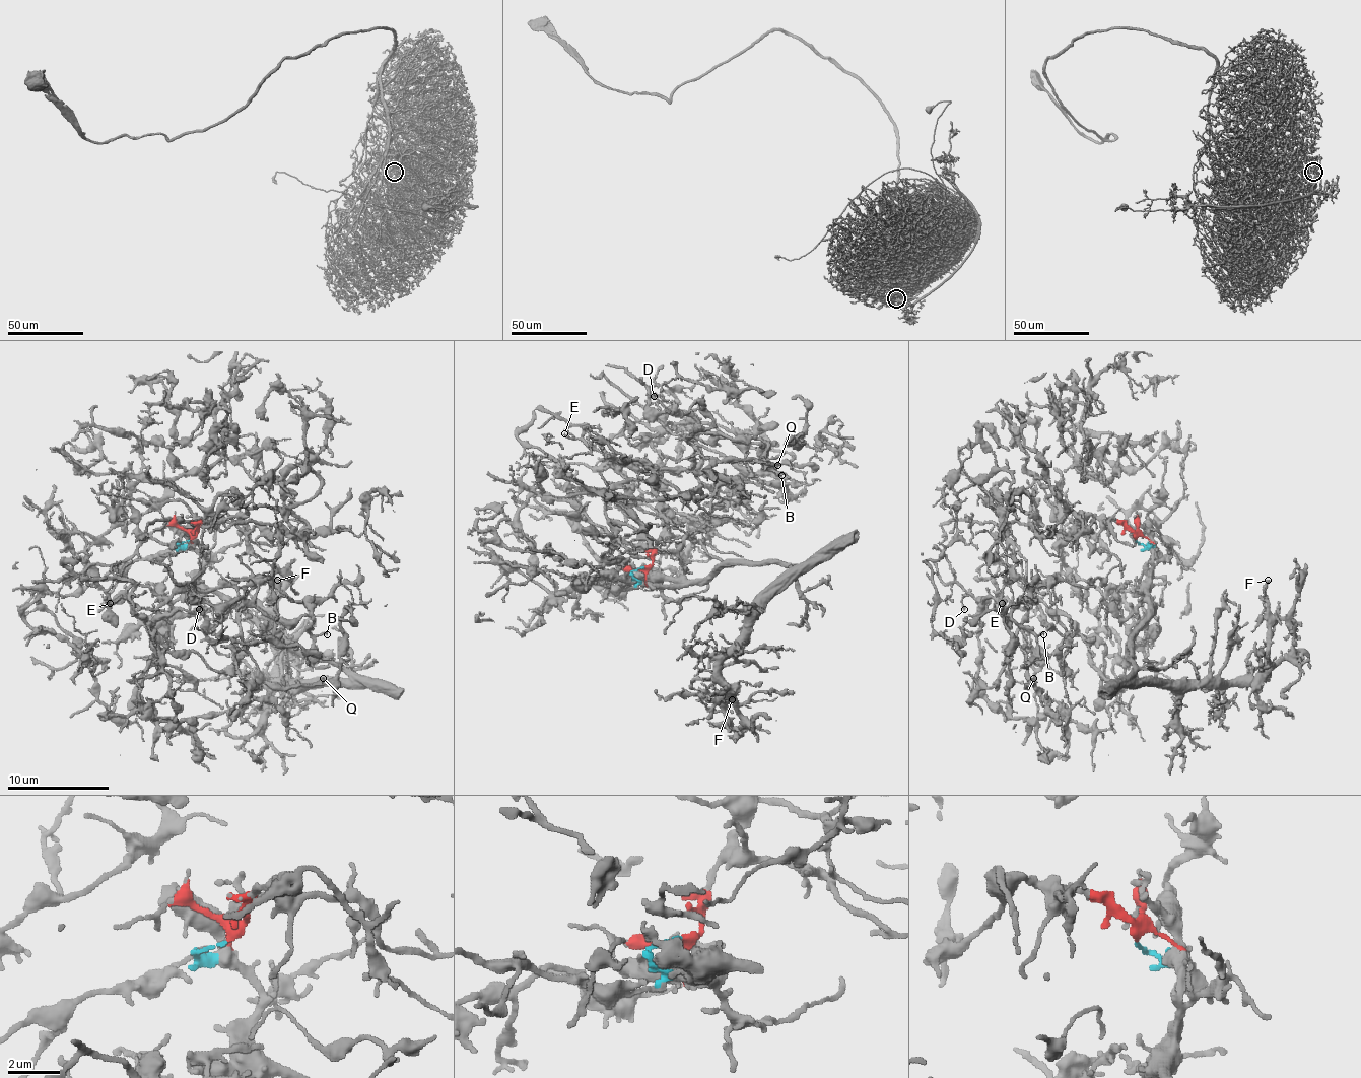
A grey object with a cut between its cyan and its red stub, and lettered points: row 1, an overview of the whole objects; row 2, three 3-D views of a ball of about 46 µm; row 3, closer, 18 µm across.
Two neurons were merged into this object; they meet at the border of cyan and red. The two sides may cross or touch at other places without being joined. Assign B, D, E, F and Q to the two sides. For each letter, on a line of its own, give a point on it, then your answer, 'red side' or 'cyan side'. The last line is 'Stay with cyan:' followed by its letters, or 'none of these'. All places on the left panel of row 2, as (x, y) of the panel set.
B: (327, 634) | red side
D: (199, 609) | red side
E: (110, 603) | red side
F: (277, 580) | cyan side
Q: (323, 678) | red side
Stay with cyan: F

